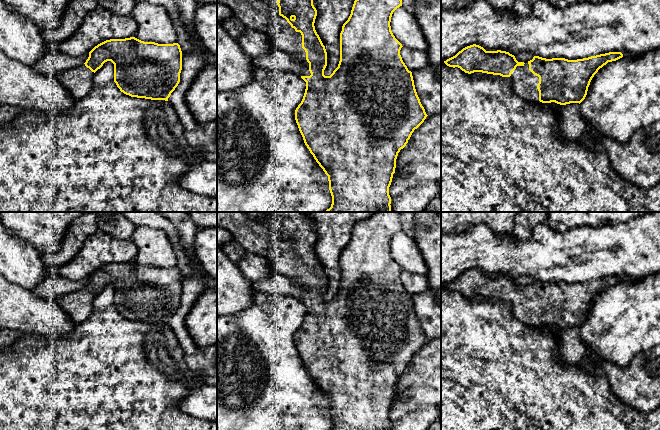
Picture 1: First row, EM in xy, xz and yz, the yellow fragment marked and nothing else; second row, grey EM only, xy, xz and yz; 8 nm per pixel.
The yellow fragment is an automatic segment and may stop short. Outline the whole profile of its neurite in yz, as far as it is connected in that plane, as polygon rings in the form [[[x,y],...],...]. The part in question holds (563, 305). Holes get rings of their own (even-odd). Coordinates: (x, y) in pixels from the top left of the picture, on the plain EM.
[[[473,268],[444,287],[449,291],[458,291],[468,298],[482,296],[510,301],[513,315],[526,325],[566,329],[580,328],[598,294],[608,286],[622,281],[621,276],[609,276],[577,284],[534,280],[524,287],[518,286],[509,276],[486,275]]]

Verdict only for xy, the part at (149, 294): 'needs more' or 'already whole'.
needs more

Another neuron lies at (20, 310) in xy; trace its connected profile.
[[[0,274],[0,328],[59,338],[75,326],[53,300],[38,297]]]

